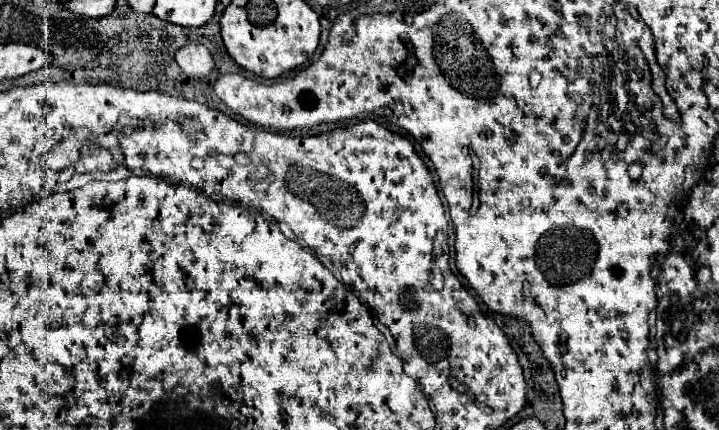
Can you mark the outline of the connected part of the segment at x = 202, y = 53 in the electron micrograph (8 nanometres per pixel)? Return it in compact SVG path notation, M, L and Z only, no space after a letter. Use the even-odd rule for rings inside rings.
M190 43L190 45L184 45L182 49L178 49L176 63L180 65L180 69L186 75L198 77L198 79L210 75L212 69L214 69L210 51L204 45L198 45L198 43Z

